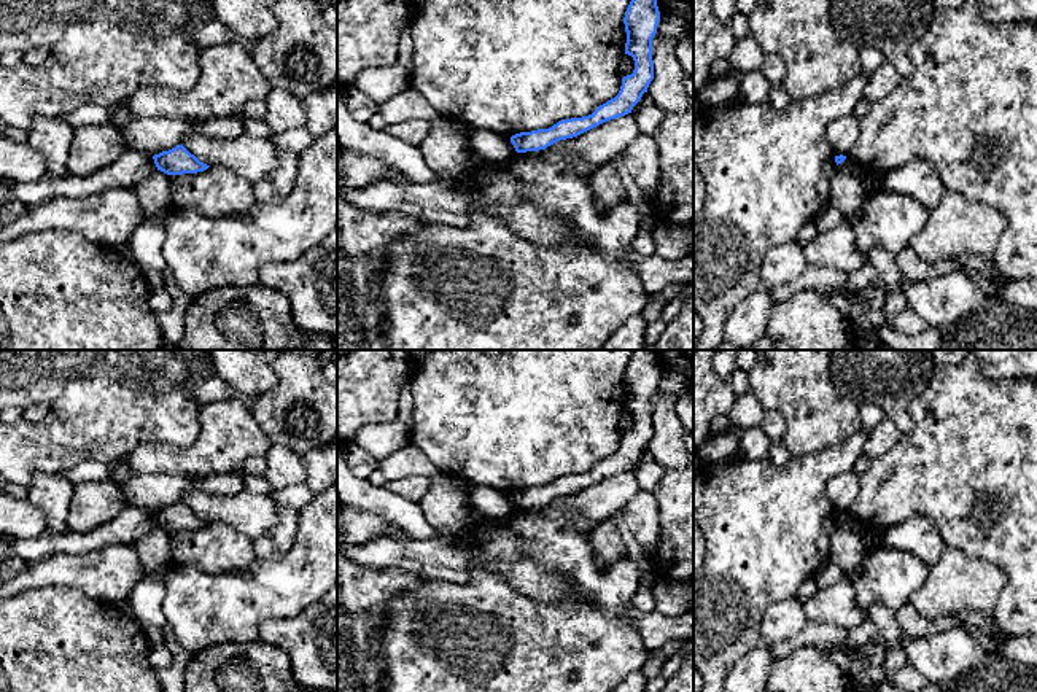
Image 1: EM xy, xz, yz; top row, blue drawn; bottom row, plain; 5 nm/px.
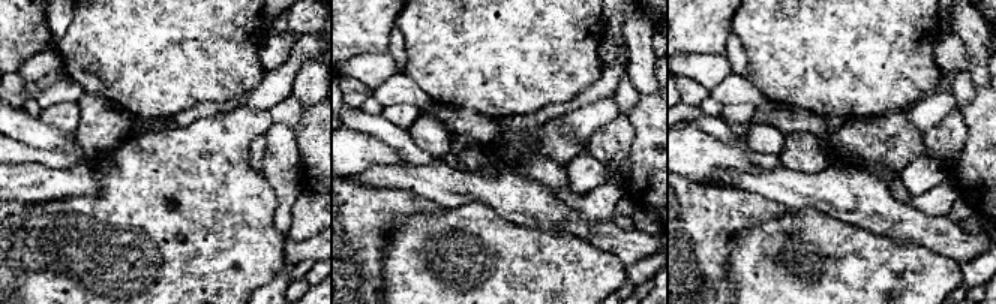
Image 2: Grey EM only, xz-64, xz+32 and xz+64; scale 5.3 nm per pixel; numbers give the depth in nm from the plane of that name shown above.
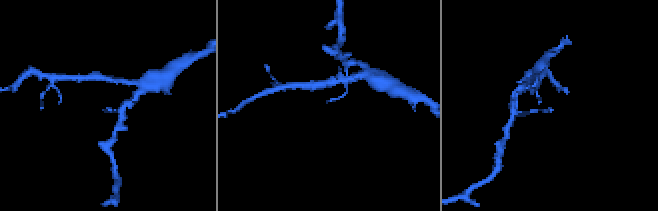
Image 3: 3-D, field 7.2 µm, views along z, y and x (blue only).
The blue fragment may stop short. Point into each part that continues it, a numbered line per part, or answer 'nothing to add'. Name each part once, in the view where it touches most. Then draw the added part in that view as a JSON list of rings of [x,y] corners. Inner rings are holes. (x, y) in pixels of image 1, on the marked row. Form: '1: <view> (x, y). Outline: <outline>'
nothing to add

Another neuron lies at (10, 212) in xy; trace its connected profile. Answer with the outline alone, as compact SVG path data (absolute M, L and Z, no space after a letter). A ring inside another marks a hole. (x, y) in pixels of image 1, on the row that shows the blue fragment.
M21 200L3 202L0 204L0 229L14 224L17 220L24 218L30 210L30 205L25 205Z

